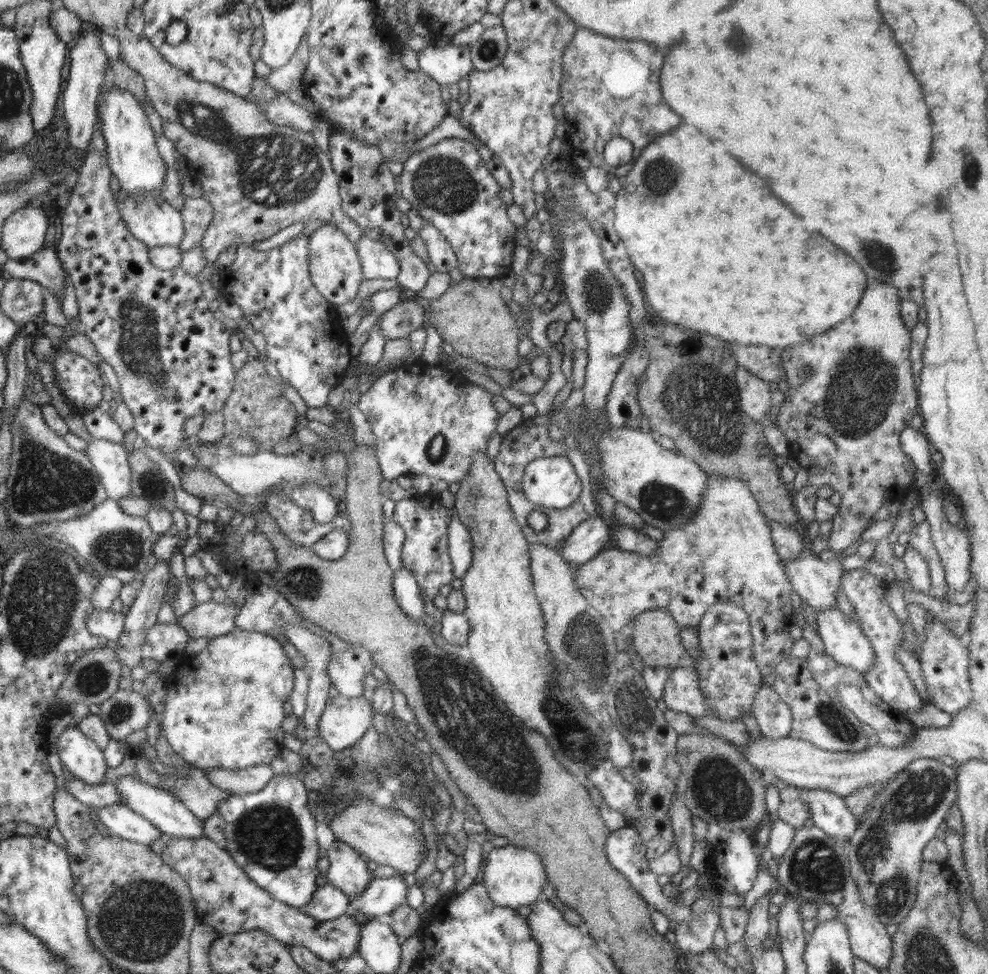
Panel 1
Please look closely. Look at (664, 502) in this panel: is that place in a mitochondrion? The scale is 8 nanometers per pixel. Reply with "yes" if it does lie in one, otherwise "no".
yes

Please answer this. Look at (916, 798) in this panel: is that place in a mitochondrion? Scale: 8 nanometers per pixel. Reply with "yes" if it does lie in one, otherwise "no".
yes

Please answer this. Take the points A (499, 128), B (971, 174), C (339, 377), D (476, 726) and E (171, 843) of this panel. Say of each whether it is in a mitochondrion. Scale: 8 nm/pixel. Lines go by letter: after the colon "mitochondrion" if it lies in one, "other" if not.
A: other
B: other
C: other
D: mitochondrion
E: other

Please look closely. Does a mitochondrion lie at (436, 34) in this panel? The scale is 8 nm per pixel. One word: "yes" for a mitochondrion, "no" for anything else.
no

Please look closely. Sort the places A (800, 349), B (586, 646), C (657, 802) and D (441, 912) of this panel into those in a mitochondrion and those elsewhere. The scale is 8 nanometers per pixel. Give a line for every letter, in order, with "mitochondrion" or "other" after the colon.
A: other
B: mitochondrion
C: other
D: other

